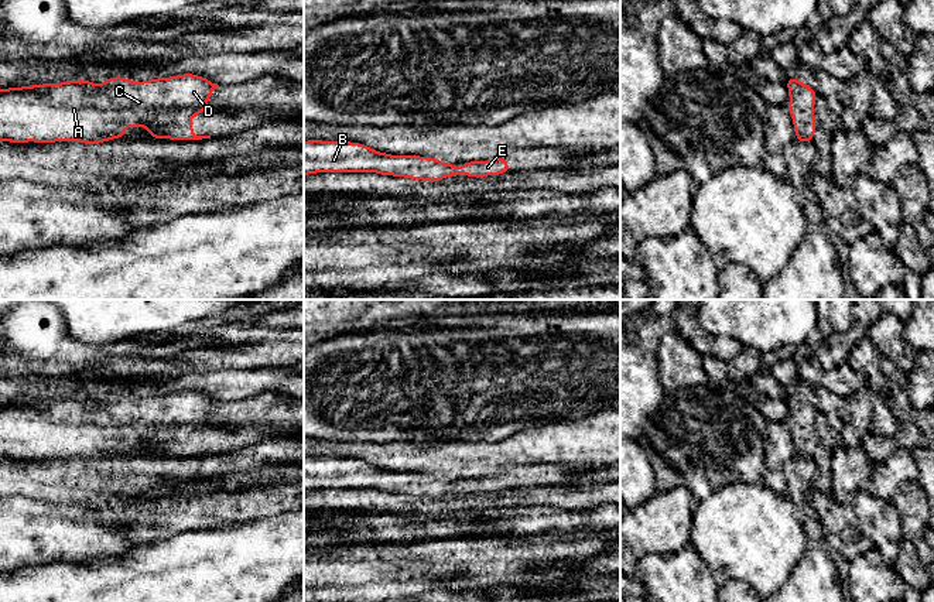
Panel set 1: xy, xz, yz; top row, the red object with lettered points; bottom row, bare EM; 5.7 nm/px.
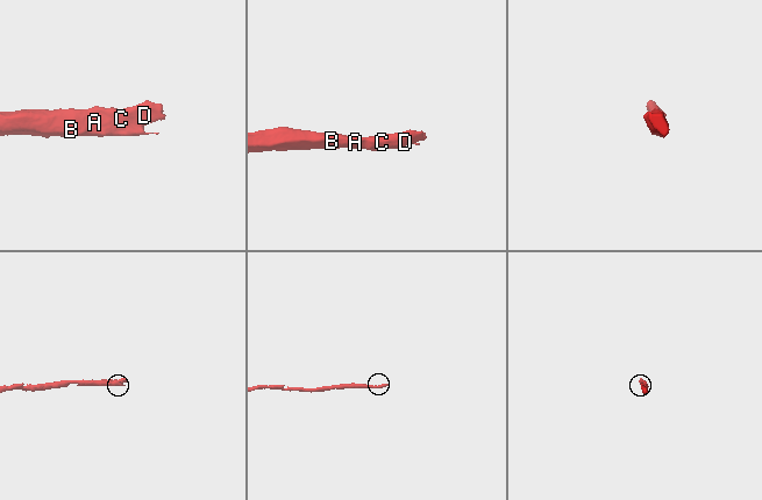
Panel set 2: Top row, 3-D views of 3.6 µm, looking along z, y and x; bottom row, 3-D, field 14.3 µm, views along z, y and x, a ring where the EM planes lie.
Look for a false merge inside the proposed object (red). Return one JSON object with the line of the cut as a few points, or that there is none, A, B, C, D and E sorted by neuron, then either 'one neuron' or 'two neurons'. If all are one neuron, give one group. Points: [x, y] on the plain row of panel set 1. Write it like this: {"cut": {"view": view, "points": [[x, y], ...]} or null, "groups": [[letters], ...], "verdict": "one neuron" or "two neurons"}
{"cut": null, "groups": [["A", "B", "C", "D", "E"]], "verdict": "one neuron"}

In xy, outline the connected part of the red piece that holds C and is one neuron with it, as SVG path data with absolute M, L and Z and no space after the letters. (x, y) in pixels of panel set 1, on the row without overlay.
M182 390L144 399L113 393L100 401L78 396L0 406L0 458L81 458L97 462L112 455L126 455L124 445L130 442L146 444L148 455L211 455L194 451L191 434L209 427L206 420L216 404L218 400L203 393Z

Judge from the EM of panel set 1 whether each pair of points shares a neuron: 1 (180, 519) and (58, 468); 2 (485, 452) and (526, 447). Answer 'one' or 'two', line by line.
1: one
2: one

